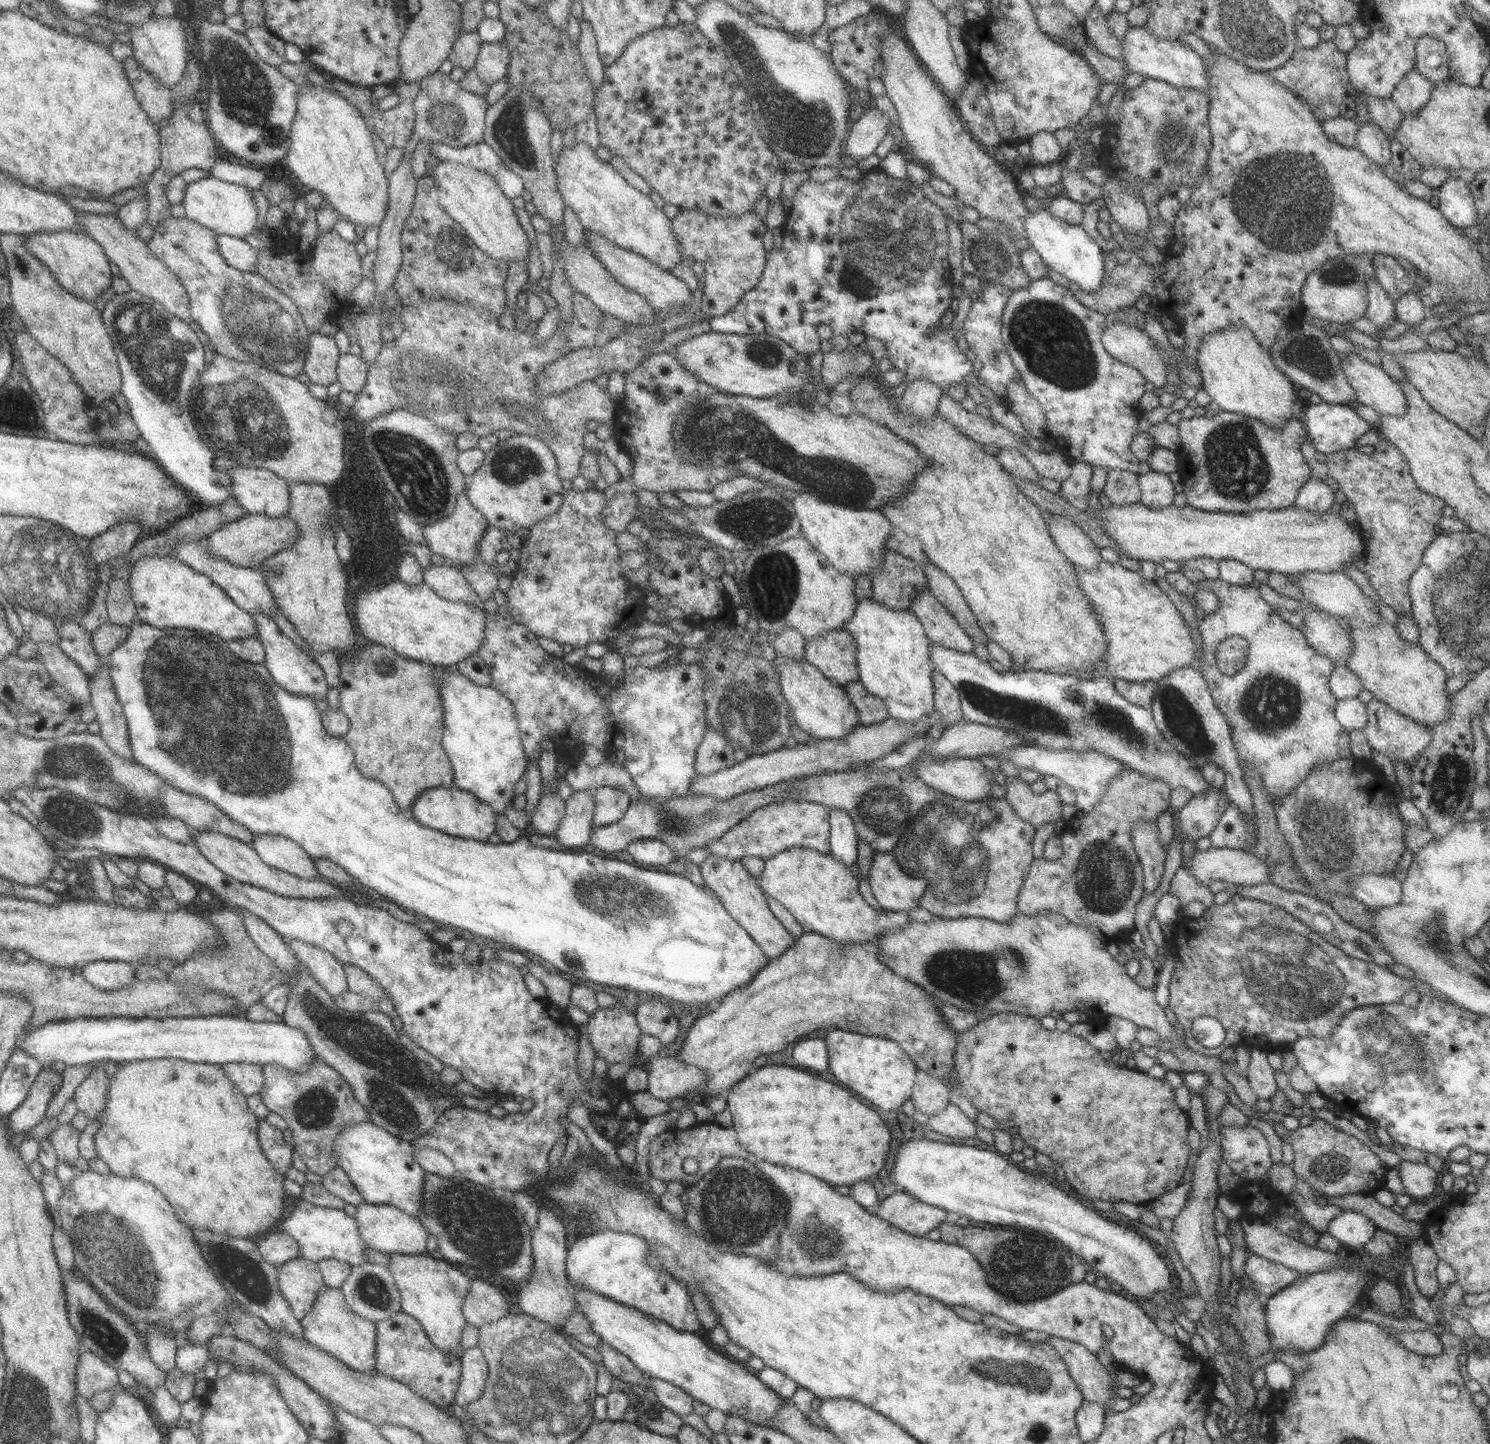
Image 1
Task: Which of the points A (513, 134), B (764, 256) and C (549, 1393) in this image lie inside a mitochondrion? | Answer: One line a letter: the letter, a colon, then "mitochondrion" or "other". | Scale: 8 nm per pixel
A: mitochondrion
B: other
C: mitochondrion

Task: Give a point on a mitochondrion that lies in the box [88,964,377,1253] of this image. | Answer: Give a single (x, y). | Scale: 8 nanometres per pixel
(317, 1108)

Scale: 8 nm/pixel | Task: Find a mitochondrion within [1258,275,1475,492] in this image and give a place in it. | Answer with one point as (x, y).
(1304, 355)

